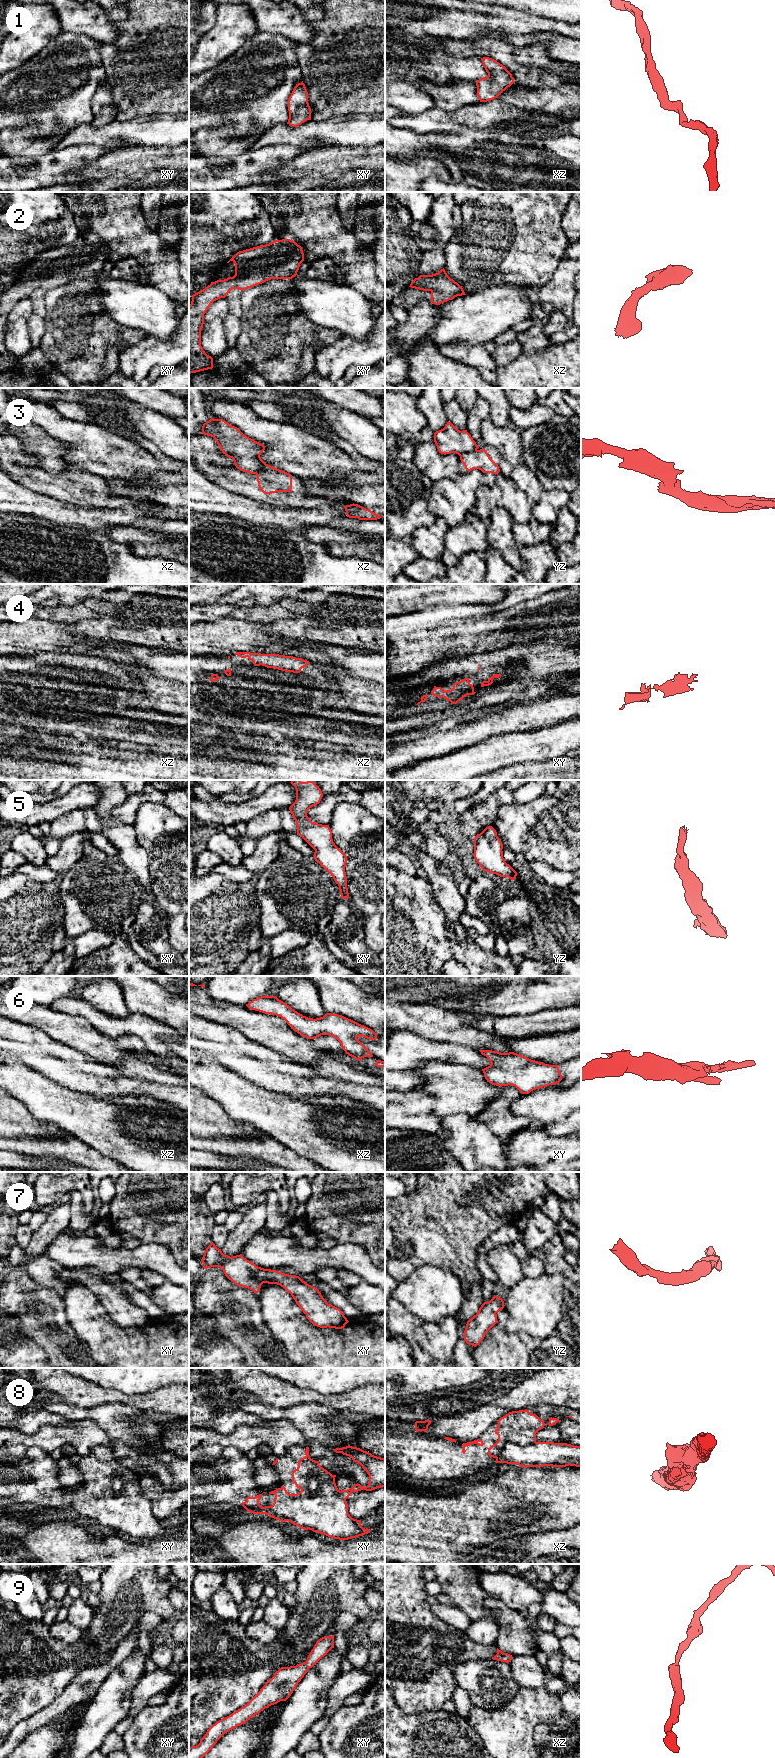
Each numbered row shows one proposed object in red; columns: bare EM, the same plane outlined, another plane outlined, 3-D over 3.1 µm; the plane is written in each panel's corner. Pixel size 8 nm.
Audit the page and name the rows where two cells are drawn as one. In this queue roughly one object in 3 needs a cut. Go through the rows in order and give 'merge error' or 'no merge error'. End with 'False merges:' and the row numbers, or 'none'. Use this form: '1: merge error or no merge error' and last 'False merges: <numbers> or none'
1: no merge error
2: no merge error
3: merge error
4: no merge error
5: no merge error
6: no merge error
7: no merge error
8: merge error
9: no merge error
False merges: 3, 8

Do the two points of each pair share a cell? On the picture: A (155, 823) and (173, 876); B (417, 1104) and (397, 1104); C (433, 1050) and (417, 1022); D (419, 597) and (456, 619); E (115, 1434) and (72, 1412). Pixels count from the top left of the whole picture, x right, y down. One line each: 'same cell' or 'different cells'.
A: different cells
B: same cell
C: different cells
D: different cells
E: same cell

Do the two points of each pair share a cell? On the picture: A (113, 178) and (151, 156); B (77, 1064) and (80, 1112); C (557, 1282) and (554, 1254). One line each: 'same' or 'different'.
A: same
B: different
C: different

